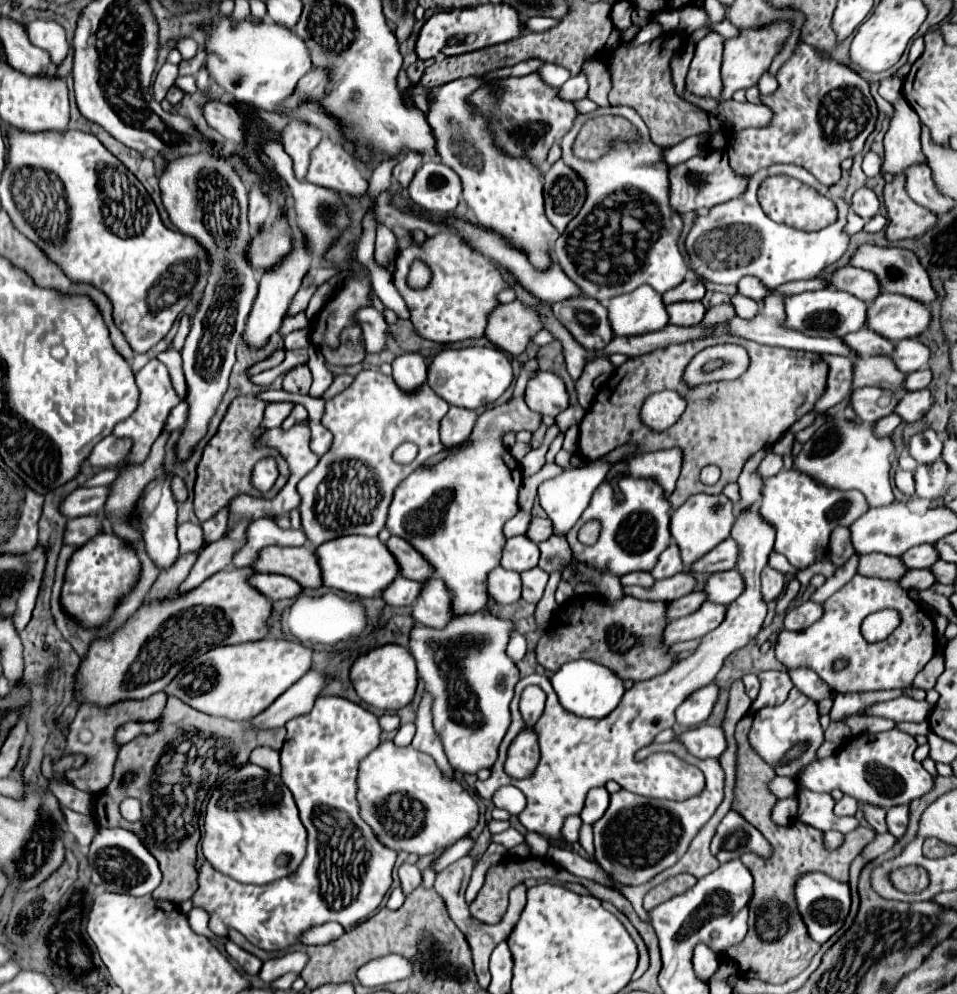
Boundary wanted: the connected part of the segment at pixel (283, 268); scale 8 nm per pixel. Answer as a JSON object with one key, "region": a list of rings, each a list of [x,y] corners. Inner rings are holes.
{"region":[[[296,236],[296,240],[294,240],[294,252],[282,264],[278,264],[276,268],[272,268],[270,272],[266,272],[262,276],[260,286],[258,286],[258,296],[256,296],[254,306],[252,306],[252,312],[250,312],[250,318],[248,318],[248,324],[246,324],[246,332],[244,332],[244,340],[248,344],[262,346],[262,344],[268,342],[268,338],[276,330],[280,330],[282,318],[288,312],[288,306],[290,306],[294,294],[298,292],[304,274],[308,272],[310,262],[312,262],[312,258],[310,258],[310,252],[306,250],[304,242],[302,242],[302,236]]]}

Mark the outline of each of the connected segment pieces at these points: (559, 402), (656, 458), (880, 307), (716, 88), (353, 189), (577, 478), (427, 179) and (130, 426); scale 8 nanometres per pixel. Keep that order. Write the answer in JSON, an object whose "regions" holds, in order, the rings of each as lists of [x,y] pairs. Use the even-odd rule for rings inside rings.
{"regions":[[[[540,372],[526,386],[526,404],[542,416],[556,418],[570,406],[566,384],[554,372]]],[[[656,450],[652,454],[634,454],[628,462],[628,470],[634,478],[654,478],[666,494],[674,490],[674,484],[682,468],[682,450]]],[[[880,294],[868,308],[866,326],[888,340],[916,338],[930,326],[932,312],[926,304],[902,294]]],[[[710,32],[696,42],[696,52],[690,64],[686,86],[690,94],[722,102],[722,44],[724,36],[716,32]]],[[[328,136],[312,150],[306,180],[352,196],[362,196],[368,190],[368,180],[354,158],[338,142],[330,142]]],[[[598,458],[598,460],[594,460],[594,462],[590,462],[582,468],[566,468],[560,476],[544,480],[538,486],[538,498],[540,498],[540,504],[546,510],[548,518],[554,524],[554,534],[566,534],[576,524],[580,514],[586,510],[586,506],[588,506],[594,490],[598,488],[598,484],[606,480],[610,466],[614,466],[614,464],[606,462],[604,458]]],[[[430,160],[416,170],[408,186],[408,196],[426,212],[448,214],[454,212],[460,202],[462,180],[446,164]]],[[[150,360],[140,372],[136,372],[136,384],[140,388],[140,406],[136,408],[136,412],[130,418],[126,418],[122,424],[116,424],[114,432],[112,432],[116,438],[130,438],[134,442],[134,450],[130,450],[130,454],[126,456],[126,462],[118,464],[120,468],[138,466],[148,458],[152,444],[156,442],[156,438],[164,430],[170,410],[180,402],[174,386],[172,386],[170,374],[168,374],[166,366],[162,366],[160,360]]]]}

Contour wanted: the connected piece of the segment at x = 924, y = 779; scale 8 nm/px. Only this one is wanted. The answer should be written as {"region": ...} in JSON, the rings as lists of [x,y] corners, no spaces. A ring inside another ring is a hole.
{"region":[[[896,728],[878,734],[858,734],[836,754],[810,762],[802,770],[798,786],[816,792],[832,792],[834,788],[838,788],[844,794],[854,796],[860,804],[870,804],[878,808],[910,804],[914,798],[928,794],[934,786],[934,778],[912,756],[916,746],[918,744],[912,736]]]}

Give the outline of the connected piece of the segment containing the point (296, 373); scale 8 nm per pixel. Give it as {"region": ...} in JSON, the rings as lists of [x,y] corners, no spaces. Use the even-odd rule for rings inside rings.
{"region":[[[300,364],[300,366],[294,366],[290,372],[284,374],[282,388],[286,392],[294,392],[294,394],[308,394],[310,384],[312,384],[310,368],[306,364]]]}

